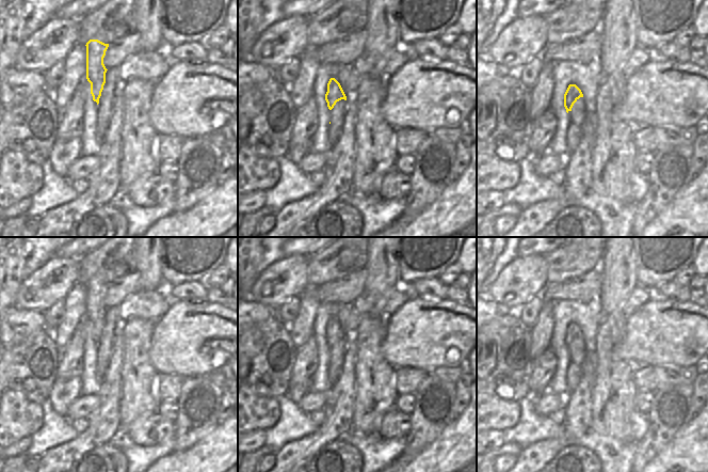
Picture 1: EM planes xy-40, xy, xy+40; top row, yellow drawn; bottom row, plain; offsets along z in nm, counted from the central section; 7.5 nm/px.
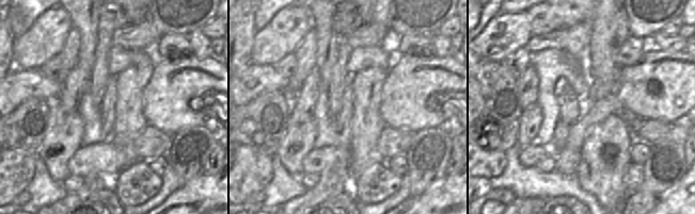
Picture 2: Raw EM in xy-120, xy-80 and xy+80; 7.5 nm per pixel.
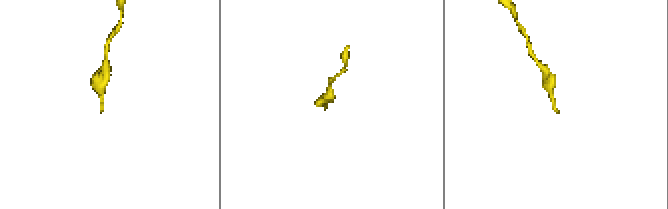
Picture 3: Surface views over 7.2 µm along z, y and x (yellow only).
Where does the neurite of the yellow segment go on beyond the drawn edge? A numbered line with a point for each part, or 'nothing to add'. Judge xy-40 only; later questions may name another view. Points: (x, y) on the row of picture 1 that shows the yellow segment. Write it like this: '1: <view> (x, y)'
nothing to add

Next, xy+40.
1: xy+40 (577, 115)

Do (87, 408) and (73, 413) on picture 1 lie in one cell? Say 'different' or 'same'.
same

